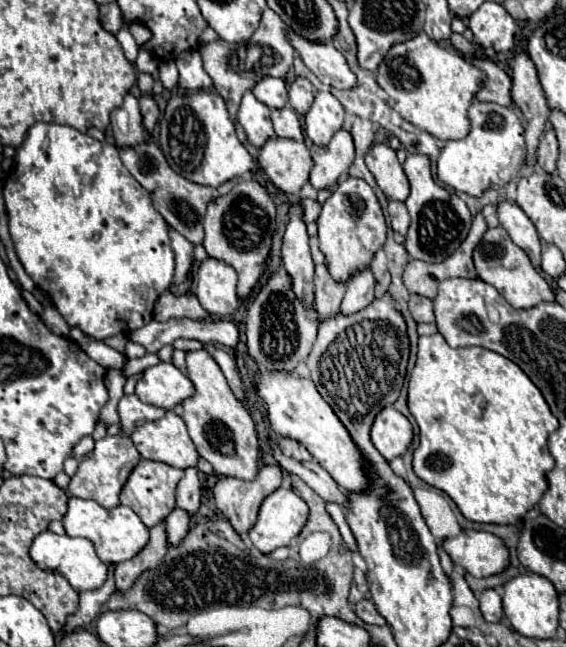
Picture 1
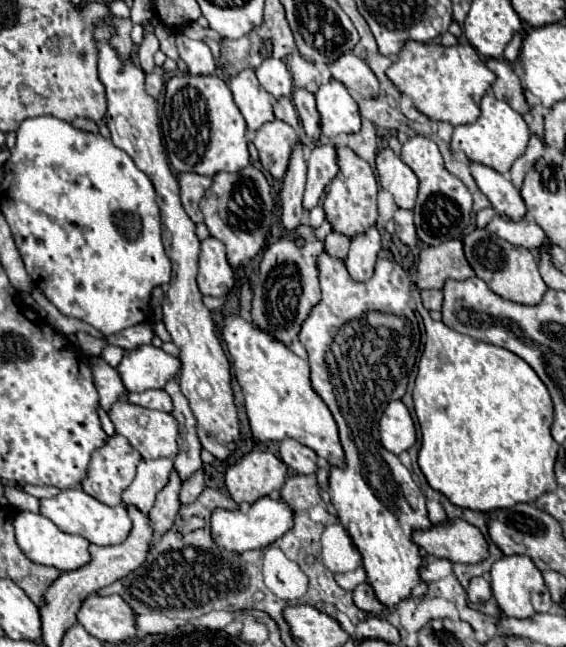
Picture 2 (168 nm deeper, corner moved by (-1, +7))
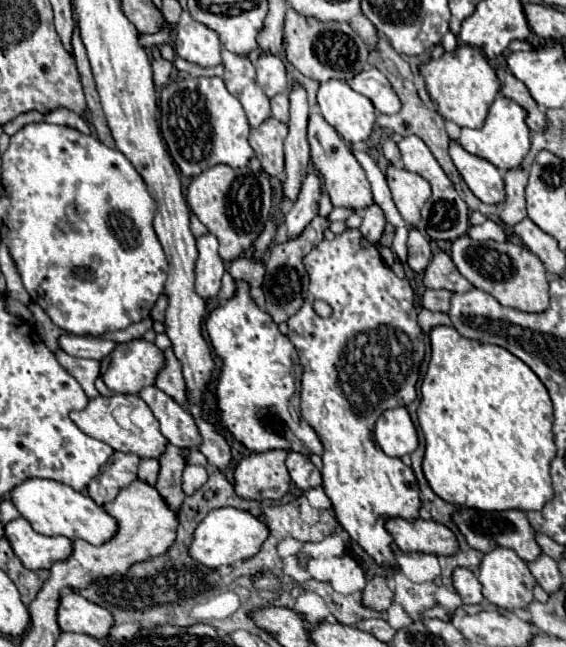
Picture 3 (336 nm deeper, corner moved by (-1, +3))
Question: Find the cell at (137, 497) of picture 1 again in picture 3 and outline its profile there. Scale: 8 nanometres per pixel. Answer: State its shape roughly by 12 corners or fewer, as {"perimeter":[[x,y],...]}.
{"perimeter":[[141,459],[139,479],[155,485],[157,459]]}

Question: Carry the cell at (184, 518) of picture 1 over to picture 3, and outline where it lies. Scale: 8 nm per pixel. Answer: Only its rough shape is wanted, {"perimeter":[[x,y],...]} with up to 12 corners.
{"perimeter":[[185,465],[183,491],[193,495],[207,481],[207,469]]}

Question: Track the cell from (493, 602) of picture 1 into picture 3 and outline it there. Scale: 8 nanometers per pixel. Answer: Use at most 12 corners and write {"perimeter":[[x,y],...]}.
{"perimeter":[[465,567],[453,569],[453,587],[465,605],[481,603],[481,583]]}

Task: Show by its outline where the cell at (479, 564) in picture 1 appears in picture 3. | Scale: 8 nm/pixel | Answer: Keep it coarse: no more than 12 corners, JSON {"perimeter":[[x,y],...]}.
{"perimeter":[[395,517],[385,527],[401,551],[457,553],[441,523]]}

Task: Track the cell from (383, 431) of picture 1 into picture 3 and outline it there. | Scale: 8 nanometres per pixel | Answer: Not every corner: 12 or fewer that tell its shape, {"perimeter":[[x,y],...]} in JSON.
{"perimeter":[[405,407],[377,419],[375,441],[391,457],[417,449]]}

